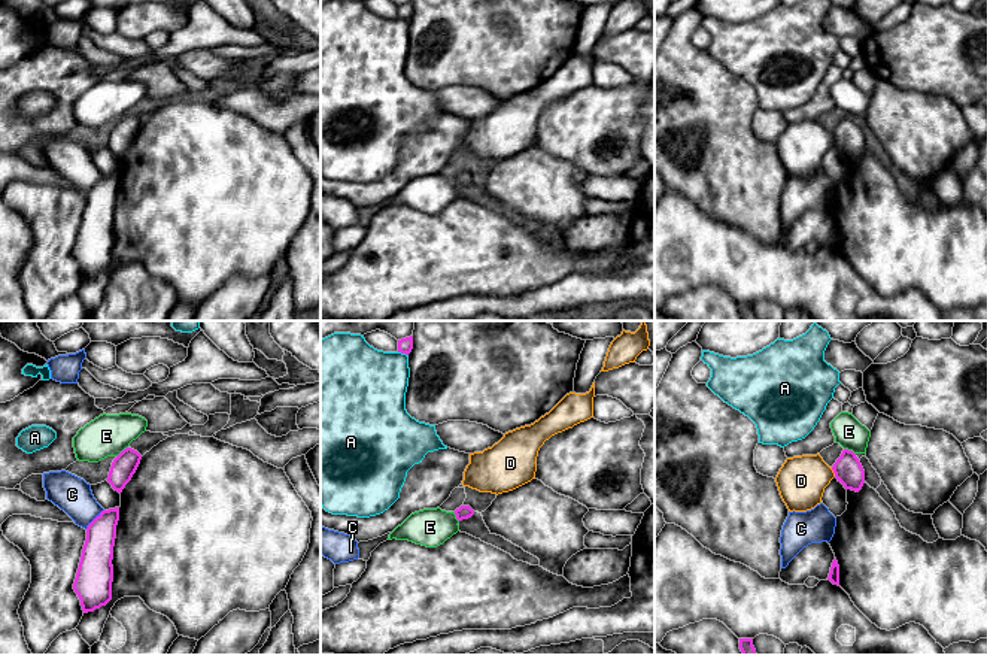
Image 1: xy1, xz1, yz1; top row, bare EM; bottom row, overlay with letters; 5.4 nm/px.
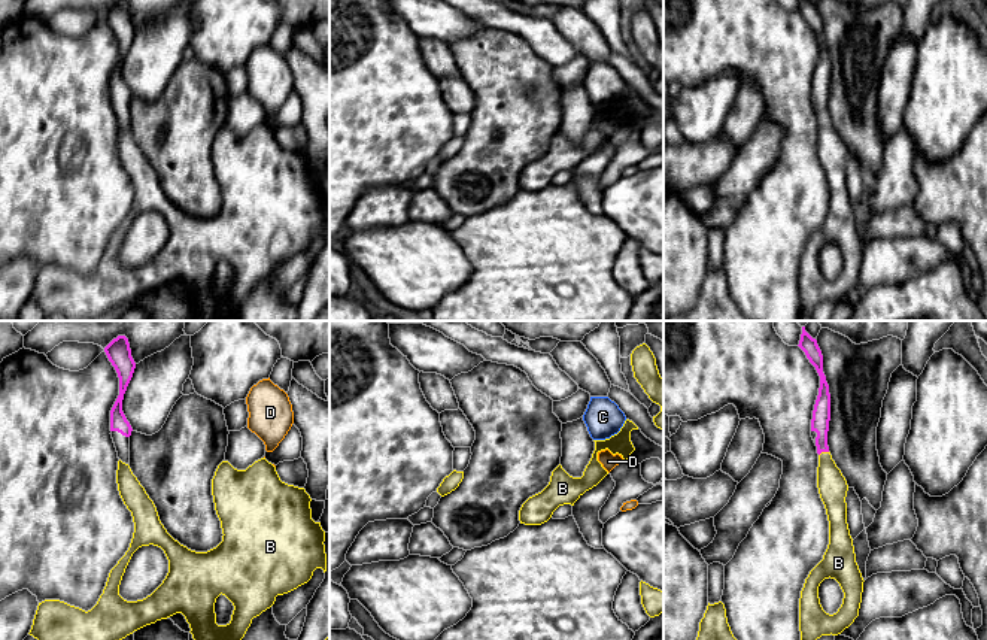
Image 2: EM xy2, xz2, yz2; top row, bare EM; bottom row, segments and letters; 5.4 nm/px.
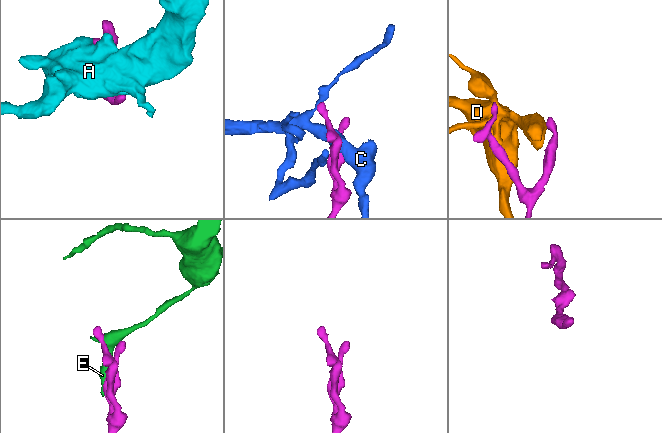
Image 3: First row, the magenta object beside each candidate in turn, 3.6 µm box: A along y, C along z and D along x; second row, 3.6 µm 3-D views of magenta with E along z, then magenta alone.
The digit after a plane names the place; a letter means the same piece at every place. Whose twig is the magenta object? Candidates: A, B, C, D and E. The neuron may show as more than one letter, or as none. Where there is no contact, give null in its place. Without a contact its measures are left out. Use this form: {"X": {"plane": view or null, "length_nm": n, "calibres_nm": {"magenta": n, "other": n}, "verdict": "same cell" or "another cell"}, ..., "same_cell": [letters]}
{"A": {"plane": "xz1", "length_nm": 60, "calibres_nm": {"magenta": 80, "other": 400}, "verdict": "another cell"}, "B": {"plane": "yz2", "length_nm": 60, "calibres_nm": {"magenta": 100, "other": 160}, "verdict": "same cell"}, "C": {"plane": "xy1", "length_nm": 150, "calibres_nm": {"magenta": 180, "other": 200}, "verdict": "another cell"}, "D": {"plane": "yz1", "length_nm": 60, "calibres_nm": {"magenta": 150, "other": 260}, "verdict": "another cell"}, "E": {"plane": "xy1", "length_nm": 90, "calibres_nm": {"magenta": 140, "other": 220}, "verdict": "another cell"}, "same_cell": ["B"]}

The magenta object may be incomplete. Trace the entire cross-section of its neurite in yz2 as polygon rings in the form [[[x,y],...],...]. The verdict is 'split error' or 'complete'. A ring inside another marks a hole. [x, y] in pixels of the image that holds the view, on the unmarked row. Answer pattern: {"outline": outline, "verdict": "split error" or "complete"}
{"outline": [[[801,0],[798,10],[820,42],[819,61],[813,76],[811,97],[817,98],[819,119],[817,154],[829,186],[829,210],[823,225],[810,237],[799,264],[799,297],[802,313],[811,315],[822,301],[838,301],[859,282],[863,243],[856,228],[853,204],[847,189],[848,151],[836,133],[827,112],[830,87],[830,60],[823,39],[823,21],[817,6]],[[824,245],[835,245],[842,258],[842,270],[836,279],[823,276],[819,252]]], "verdict": "split error"}

